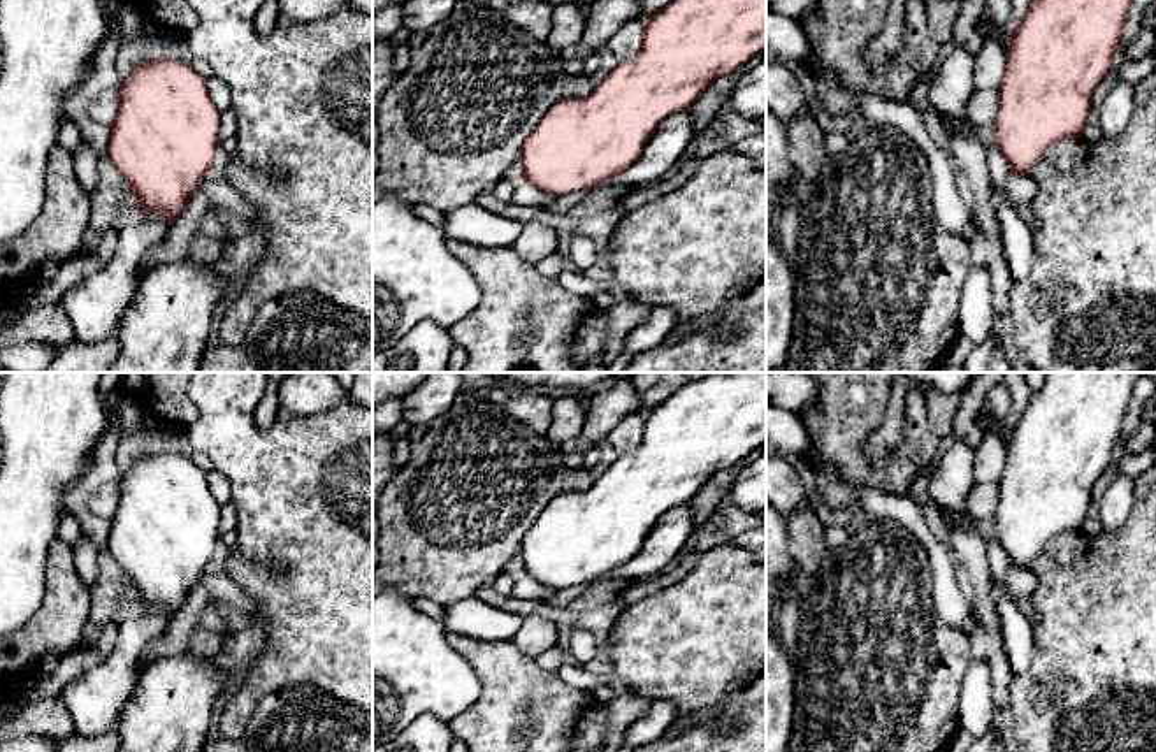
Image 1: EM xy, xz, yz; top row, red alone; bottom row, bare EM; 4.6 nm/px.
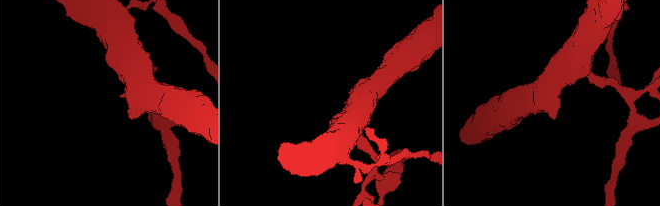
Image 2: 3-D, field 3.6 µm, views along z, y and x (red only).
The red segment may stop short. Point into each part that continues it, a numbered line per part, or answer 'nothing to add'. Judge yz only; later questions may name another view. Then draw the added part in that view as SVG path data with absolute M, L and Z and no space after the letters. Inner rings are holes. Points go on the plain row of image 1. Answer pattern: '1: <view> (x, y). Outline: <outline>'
1: yz (977, 633). Outline: M973 624L968 627L970 629L970 638L972 638L972 652L970 659L972 661L986 661L986 631L982 624Z

